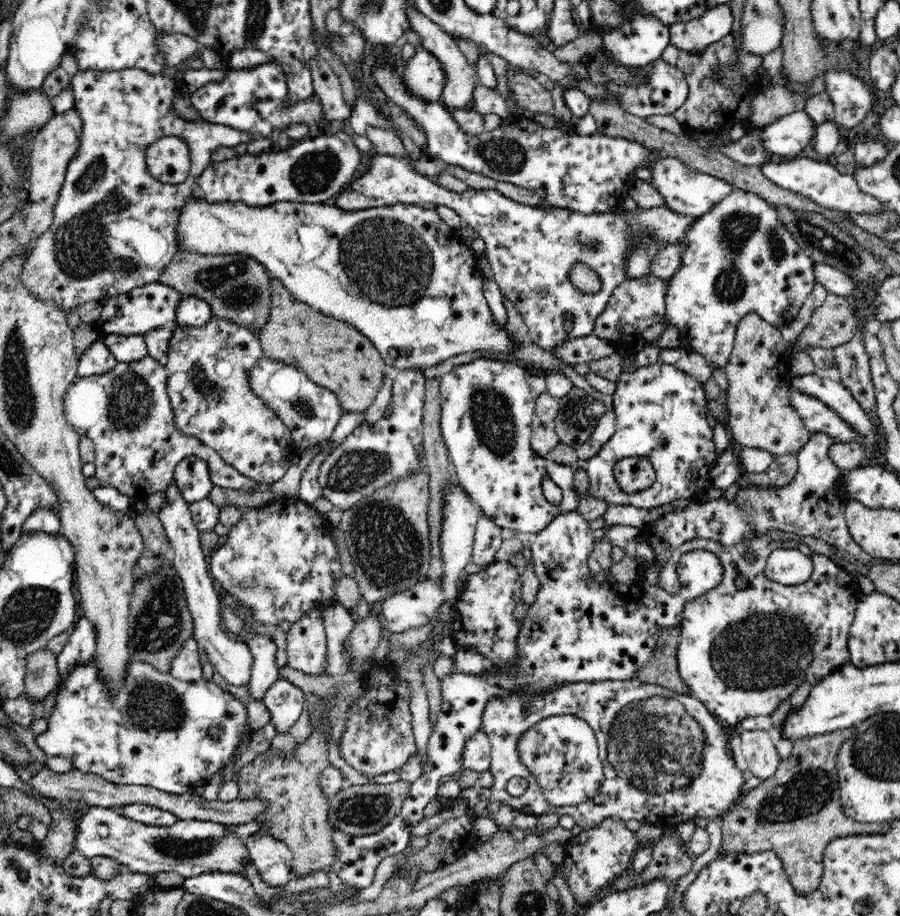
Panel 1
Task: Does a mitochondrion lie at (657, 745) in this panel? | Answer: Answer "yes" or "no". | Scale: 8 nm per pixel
yes

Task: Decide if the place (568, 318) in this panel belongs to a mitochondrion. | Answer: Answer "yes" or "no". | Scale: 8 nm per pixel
no

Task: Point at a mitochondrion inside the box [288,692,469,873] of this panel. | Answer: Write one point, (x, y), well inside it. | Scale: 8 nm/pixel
(368, 809)

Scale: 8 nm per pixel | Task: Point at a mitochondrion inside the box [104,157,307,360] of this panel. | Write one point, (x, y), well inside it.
(230, 280)

